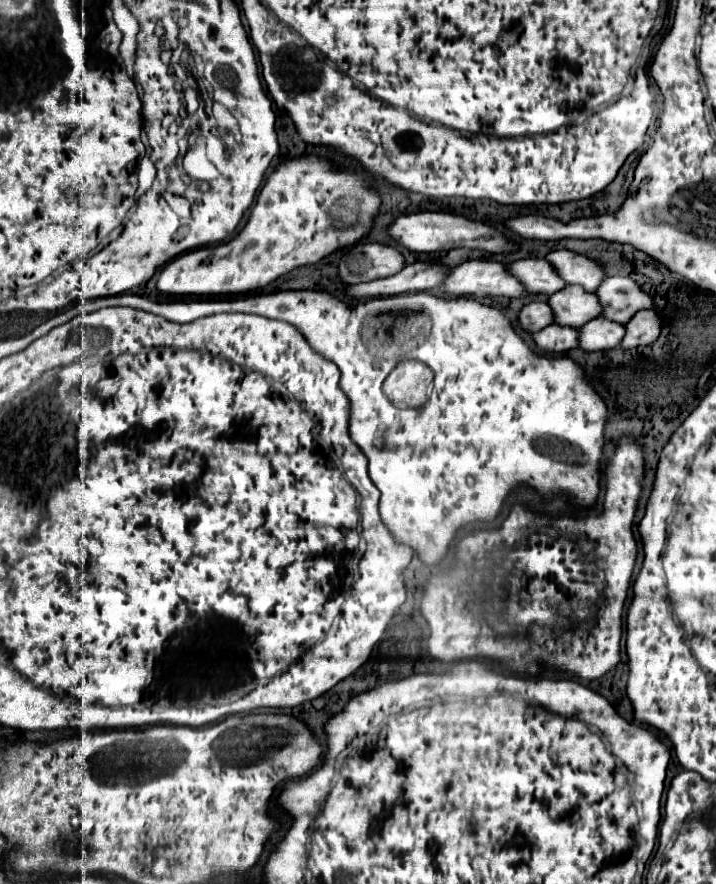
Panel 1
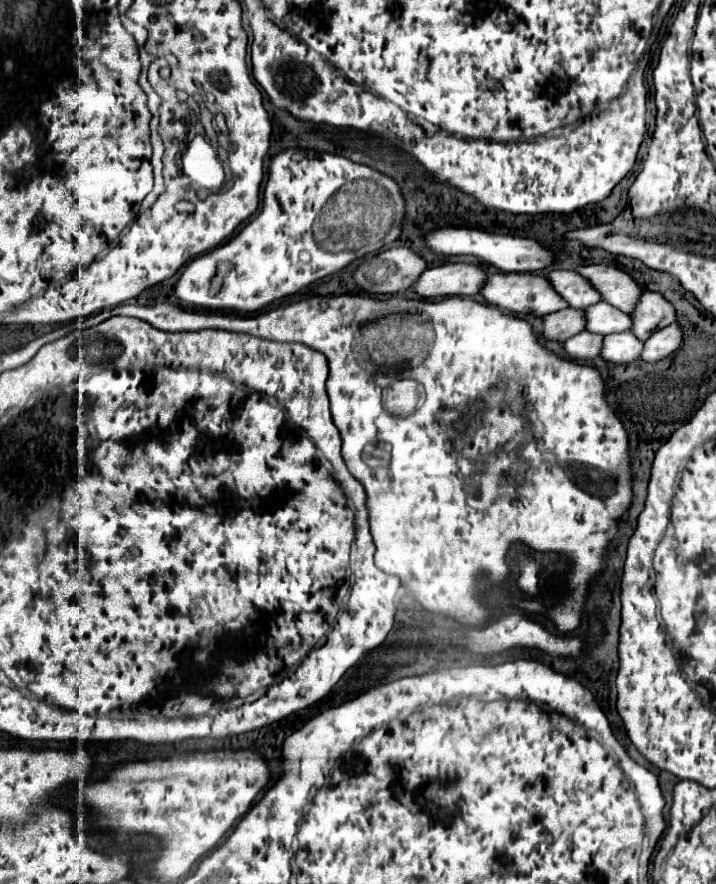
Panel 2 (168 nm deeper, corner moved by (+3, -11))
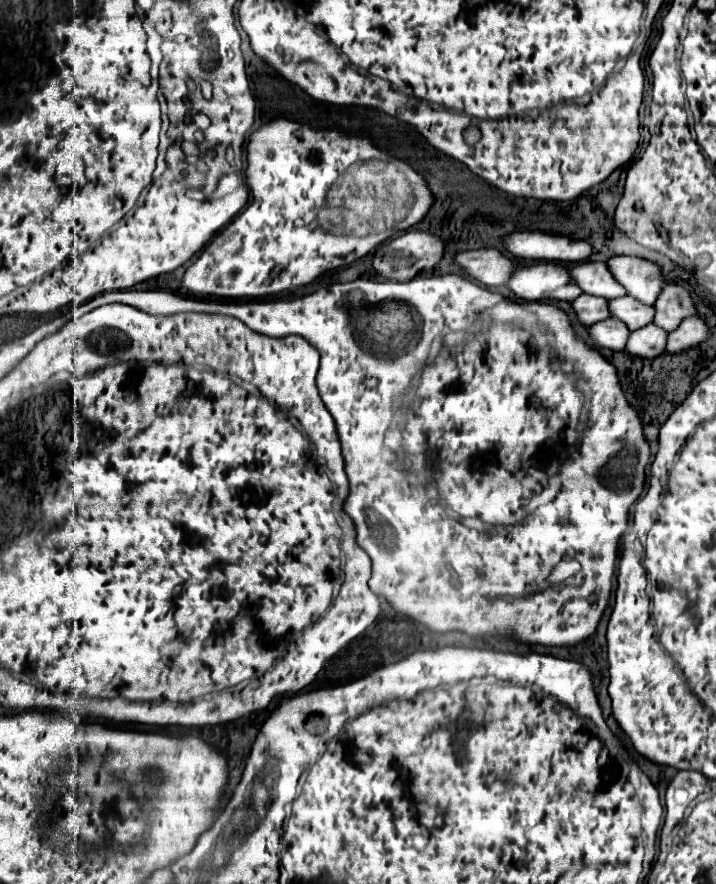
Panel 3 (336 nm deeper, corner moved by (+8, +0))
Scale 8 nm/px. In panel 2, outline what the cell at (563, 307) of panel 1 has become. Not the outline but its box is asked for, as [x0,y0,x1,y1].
[582,301,630,335]

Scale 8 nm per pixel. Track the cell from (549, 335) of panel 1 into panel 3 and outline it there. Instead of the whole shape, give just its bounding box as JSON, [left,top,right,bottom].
[589,320,629,350]

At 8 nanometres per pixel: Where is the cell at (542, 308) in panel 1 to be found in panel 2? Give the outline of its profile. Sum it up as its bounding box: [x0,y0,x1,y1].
[542,309,584,341]

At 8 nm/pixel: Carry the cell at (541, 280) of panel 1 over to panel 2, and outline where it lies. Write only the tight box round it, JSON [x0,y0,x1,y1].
[546,271,600,309]

